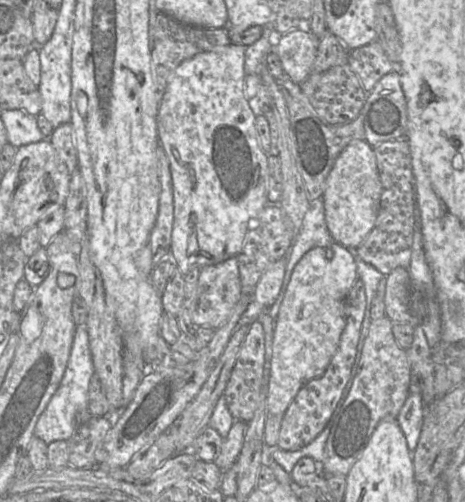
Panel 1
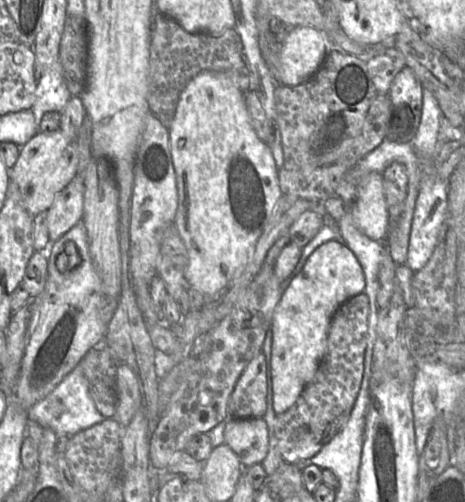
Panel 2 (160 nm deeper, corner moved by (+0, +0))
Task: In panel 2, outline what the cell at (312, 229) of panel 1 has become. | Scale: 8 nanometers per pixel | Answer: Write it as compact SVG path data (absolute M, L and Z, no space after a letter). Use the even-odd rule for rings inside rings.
M346 212L343 217L338 221L337 227L330 227L324 224L319 232L313 237L308 244L306 244L302 248L301 257L293 270L293 272L289 275L289 277L283 281L282 290L284 290L291 280L301 271L304 267L307 259L310 255L322 244L328 242L330 240L338 240L342 241L356 256L359 261L363 274L365 277L365 288L364 293L367 295L369 300L369 316L368 316L368 331L367 331L367 339L366 339L366 351L364 357L364 370L371 370L372 358L373 358L373 349L377 335L377 319L378 319L378 306L376 302L376 294L378 289L378 273L380 269L381 262L383 260L383 256L386 253L386 247L383 241L375 241L373 239L368 238L364 233L362 233L357 226L355 225L351 212Z

